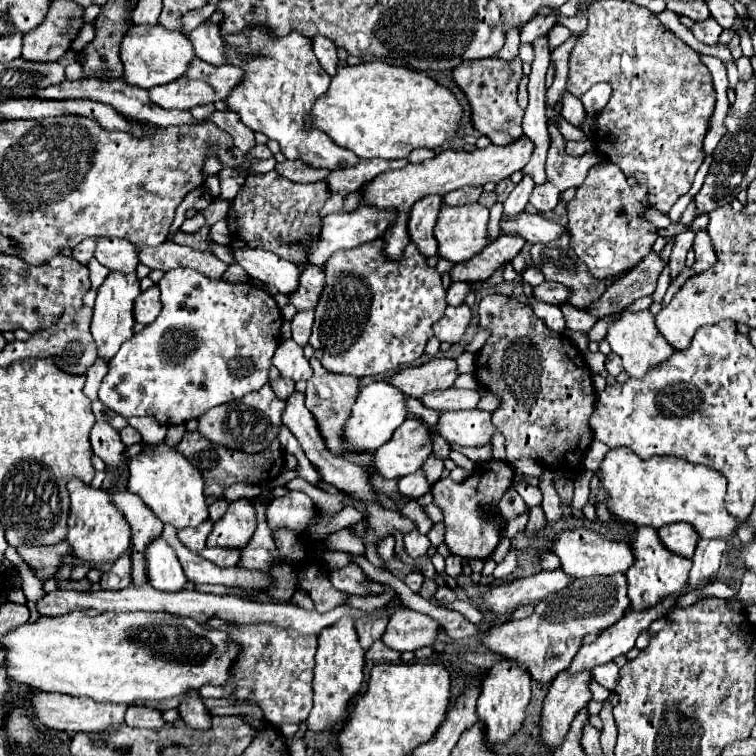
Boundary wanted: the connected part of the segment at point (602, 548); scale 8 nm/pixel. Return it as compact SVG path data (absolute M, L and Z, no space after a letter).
M567 528L561 530L553 542L549 544L549 550L559 556L561 570L571 578L583 578L583 576L611 576L615 572L627 572L627 568L633 564L633 552L629 544L625 542L613 542L605 538L603 534L589 530L589 528Z

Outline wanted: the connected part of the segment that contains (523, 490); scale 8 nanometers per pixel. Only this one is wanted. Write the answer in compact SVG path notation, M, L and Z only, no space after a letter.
M517 484L515 490L521 494L521 498L525 500L525 504L531 508L531 506L539 506L541 504L541 490L535 488L535 486L529 486L529 484Z

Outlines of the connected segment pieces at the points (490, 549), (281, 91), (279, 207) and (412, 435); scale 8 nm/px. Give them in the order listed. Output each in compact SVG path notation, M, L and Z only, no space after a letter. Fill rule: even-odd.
M491 460L487 464L479 464L465 482L453 482L451 478L443 478L431 486L433 504L439 506L445 514L445 524L447 524L445 544L451 554L461 558L485 560L495 552L501 532L493 522L493 516L497 516L495 500L499 500L499 496L507 492L511 480L513 480L511 466L507 462Z
M255 26L253 30L245 28L239 34L227 34L227 36L223 36L223 42L225 42L225 52L227 52L227 64L237 66L237 68L243 70L241 82L231 90L231 94L223 102L227 104L229 110L239 114L239 118L245 126L249 126L253 132L263 132L271 140L275 138L281 144L281 152L285 154L287 160L297 160L299 158L299 160L305 160L307 164L311 164L315 168L331 168L331 170L337 170L341 166L351 166L359 160L353 152L347 152L345 148L339 148L333 140L329 140L325 136L325 132L303 128L303 120L305 120L307 112L311 110L313 102L321 94L327 92L329 82L331 82L331 76L319 66L309 38L299 36L299 32L291 32L287 36L275 36L267 28ZM241 56L251 56L251 60L245 62L245 60L241 60Z
M275 170L267 174L253 174L247 176L245 184L241 186L229 210L227 224L229 230L237 232L237 236L249 248L263 248L291 260L297 266L305 266L307 258L301 242L311 242L319 234L321 218L317 216L317 212L327 202L327 198L329 190L325 180L313 184L293 184L279 176Z
M405 420L395 430L395 436L373 456L375 470L387 478L403 478L423 466L431 454L431 434L417 420Z

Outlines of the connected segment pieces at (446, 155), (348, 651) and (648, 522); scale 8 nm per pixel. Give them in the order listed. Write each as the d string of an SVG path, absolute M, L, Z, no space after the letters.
M521 136L519 140L507 144L507 146L495 146L489 144L483 150L445 150L437 154L431 160L425 160L421 164L407 164L401 170L387 170L375 180L367 182L361 192L361 204L359 206L377 206L381 210L399 210L399 212L409 212L411 206L421 200L423 196L429 194L447 194L451 190L463 188L463 186L483 186L487 182L501 182L503 178L509 178L513 172L525 168L533 154L535 144L527 138Z
M343 616L329 628L323 628L319 634L319 646L315 654L315 678L313 692L315 704L307 718L307 726L313 732L321 732L323 728L331 728L333 724L341 724L347 718L349 700L361 690L363 684L363 666L365 666L365 650L361 648L355 632L355 622L351 616Z
M613 448L605 454L599 470L601 488L597 504L605 502L607 510L623 522L635 526L661 528L673 522L689 522L701 538L731 538L739 522L725 508L727 480L703 464L689 464L677 456L651 456L641 460L629 448Z

